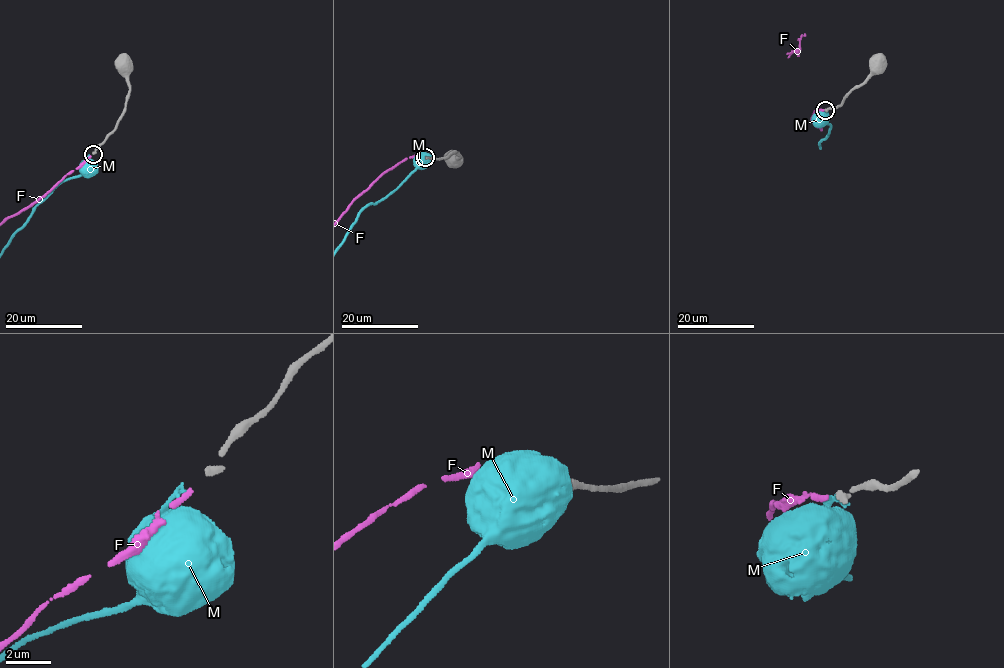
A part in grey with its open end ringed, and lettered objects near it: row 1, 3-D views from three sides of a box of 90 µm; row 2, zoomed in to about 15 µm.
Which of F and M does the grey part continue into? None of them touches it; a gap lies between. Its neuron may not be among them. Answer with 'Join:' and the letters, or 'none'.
Join: F

